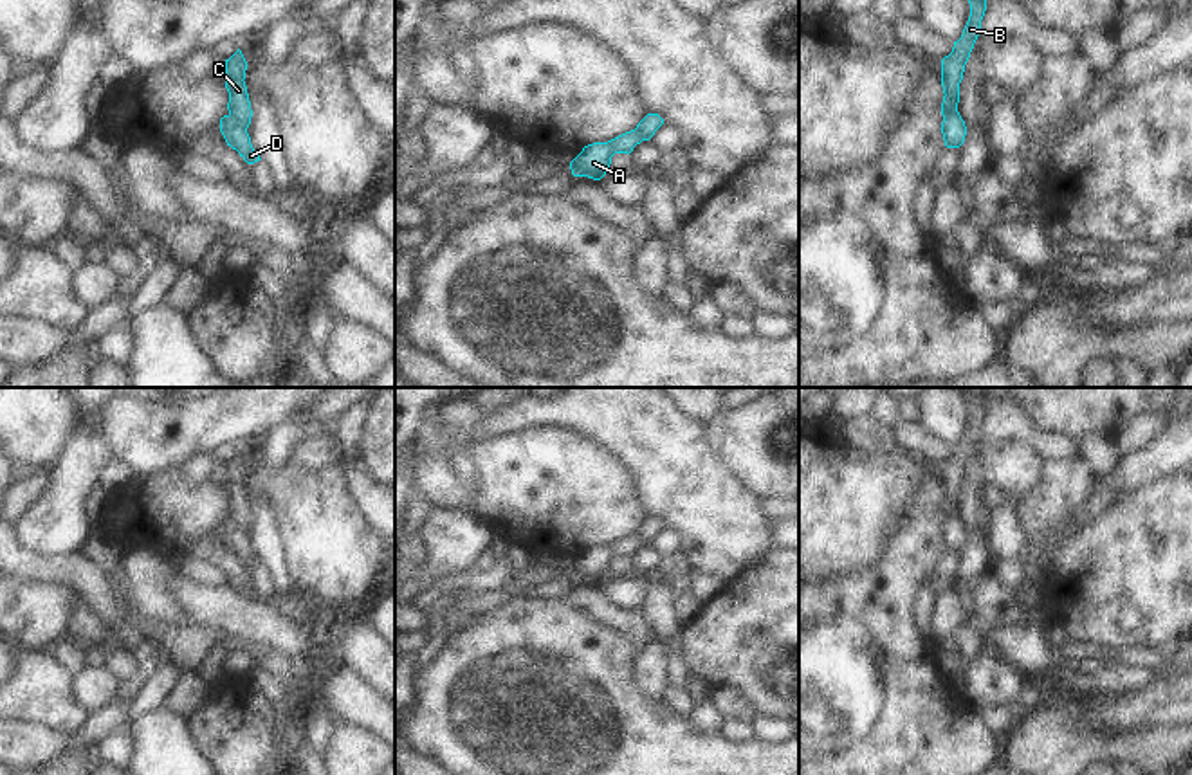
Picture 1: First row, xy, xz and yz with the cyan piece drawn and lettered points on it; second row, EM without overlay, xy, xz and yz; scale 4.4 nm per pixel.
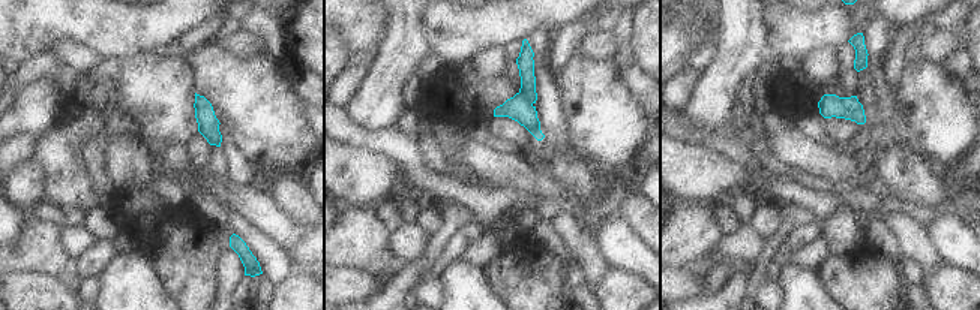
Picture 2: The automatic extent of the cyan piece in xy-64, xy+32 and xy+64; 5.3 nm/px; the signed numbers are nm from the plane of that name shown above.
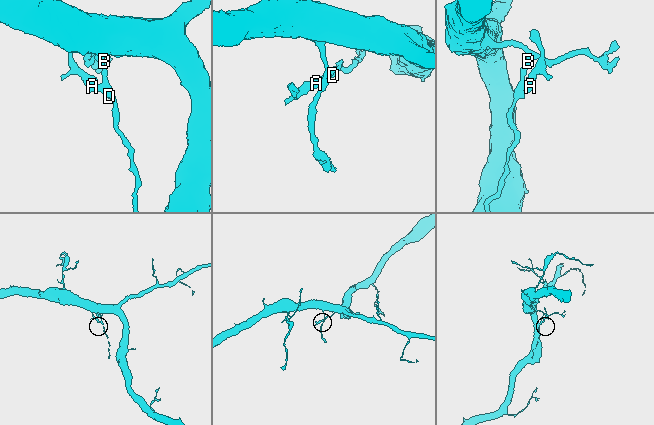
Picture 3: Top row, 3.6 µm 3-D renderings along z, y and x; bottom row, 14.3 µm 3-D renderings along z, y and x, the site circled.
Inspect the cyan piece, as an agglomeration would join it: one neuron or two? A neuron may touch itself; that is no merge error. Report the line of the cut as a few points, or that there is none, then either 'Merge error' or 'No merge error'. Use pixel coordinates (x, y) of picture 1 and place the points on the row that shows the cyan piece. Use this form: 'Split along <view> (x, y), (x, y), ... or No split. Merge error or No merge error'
Split along xy (229, 114), (246, 128). Merge error

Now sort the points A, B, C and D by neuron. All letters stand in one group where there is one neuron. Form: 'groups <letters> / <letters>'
groups A D / B C

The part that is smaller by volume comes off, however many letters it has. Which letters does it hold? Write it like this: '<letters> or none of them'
A, D

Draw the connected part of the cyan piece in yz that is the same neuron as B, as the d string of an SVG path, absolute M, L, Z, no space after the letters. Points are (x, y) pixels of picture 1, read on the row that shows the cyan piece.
M968 0L968 4L970 16L963 29L963 34L958 41L954 41L952 52L941 59L941 87L945 94L941 103L943 119L958 110L959 83L963 79L965 65L979 36L981 20L986 11L986 0Z

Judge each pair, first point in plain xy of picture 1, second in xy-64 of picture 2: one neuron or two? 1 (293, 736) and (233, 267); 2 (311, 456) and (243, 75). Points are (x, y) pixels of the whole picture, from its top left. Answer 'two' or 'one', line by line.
1: two
2: two

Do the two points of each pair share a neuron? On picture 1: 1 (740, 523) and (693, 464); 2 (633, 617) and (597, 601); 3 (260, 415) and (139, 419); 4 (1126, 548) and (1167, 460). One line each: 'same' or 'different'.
1: same
2: same
3: same
4: different

